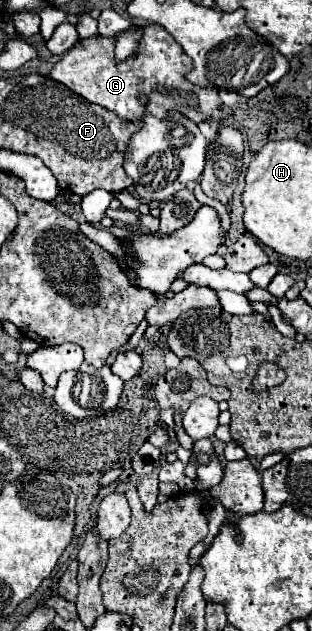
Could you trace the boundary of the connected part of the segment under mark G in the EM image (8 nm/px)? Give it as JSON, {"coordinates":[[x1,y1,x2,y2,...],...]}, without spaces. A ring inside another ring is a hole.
{"coordinates":[[143,25,139,27,139,31,141,43,133,59,117,63,113,55,113,39,95,35,75,43,75,47,55,63,49,77,67,85,87,101,97,103,133,123,141,121,141,115,145,115,145,111,159,119,165,119,171,111,179,111,197,125,209,121,213,117,213,111,221,109,217,89,197,87,183,77,187,71,191,71,191,59,161,25],[141,95,147,97,147,103,141,103]]}

